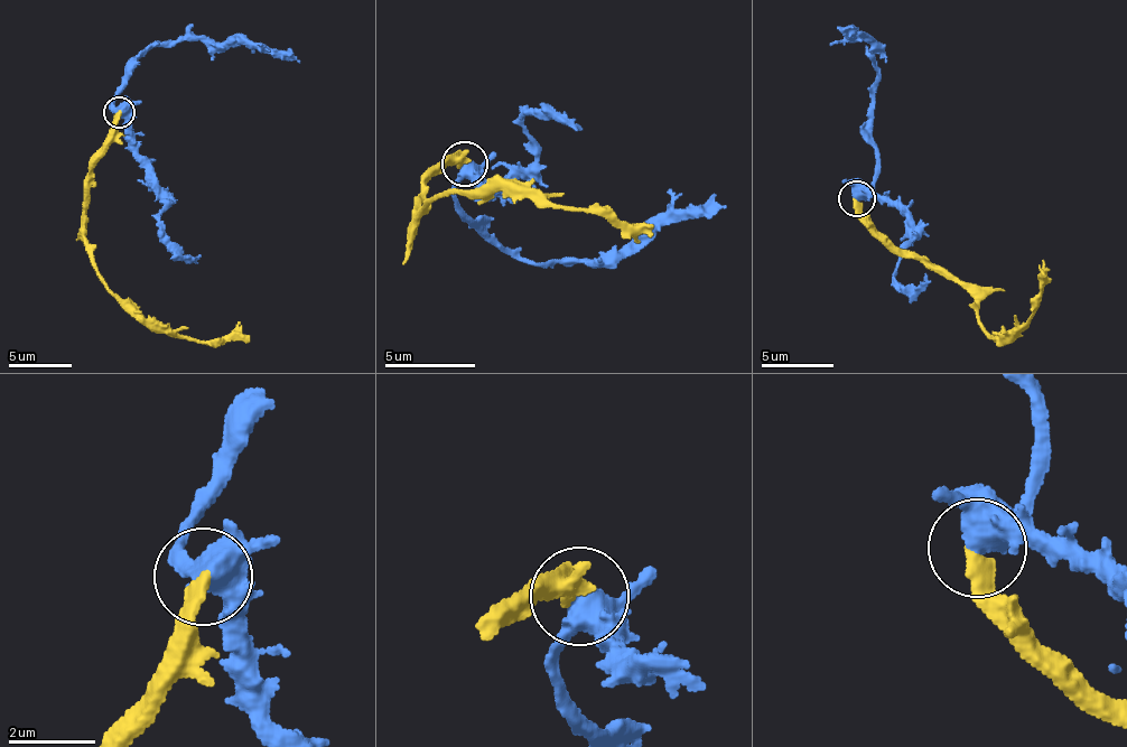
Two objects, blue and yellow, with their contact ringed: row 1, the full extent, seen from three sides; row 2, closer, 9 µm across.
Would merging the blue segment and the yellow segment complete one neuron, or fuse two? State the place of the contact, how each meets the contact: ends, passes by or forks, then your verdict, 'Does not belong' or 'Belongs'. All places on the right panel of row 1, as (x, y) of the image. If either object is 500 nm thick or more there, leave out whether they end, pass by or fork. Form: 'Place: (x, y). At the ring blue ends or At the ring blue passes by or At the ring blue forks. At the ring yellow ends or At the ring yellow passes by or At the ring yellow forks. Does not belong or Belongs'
Place: (857, 198). At the ring blue forks. At the ring yellow ends. Belongs

